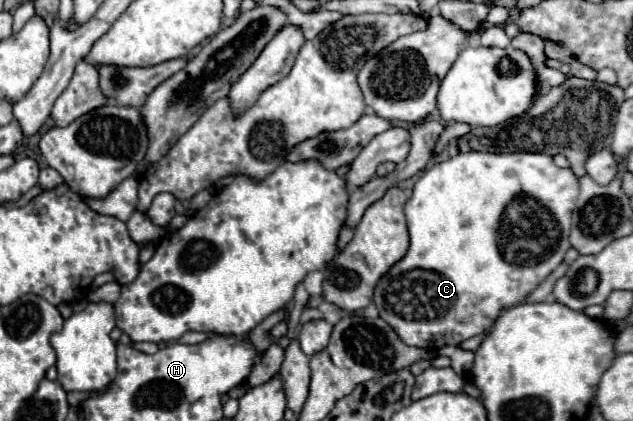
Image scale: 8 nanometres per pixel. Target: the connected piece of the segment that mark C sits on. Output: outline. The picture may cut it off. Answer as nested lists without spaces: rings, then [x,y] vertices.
[[[468,151],[468,153],[458,153],[456,157],[450,157],[442,163],[436,163],[428,171],[420,175],[420,179],[414,185],[414,193],[408,199],[404,211],[406,211],[406,221],[408,221],[408,231],[410,231],[410,249],[400,259],[376,285],[374,291],[374,305],[378,307],[380,317],[392,325],[392,329],[400,335],[400,339],[406,345],[412,347],[424,347],[424,349],[440,349],[444,345],[460,345],[462,341],[490,331],[490,327],[496,323],[500,313],[512,305],[518,305],[524,301],[528,293],[532,293],[564,259],[570,243],[570,217],[572,209],[576,205],[578,197],[578,177],[570,169],[562,169],[554,163],[550,155],[544,153],[480,153],[480,151]]]

